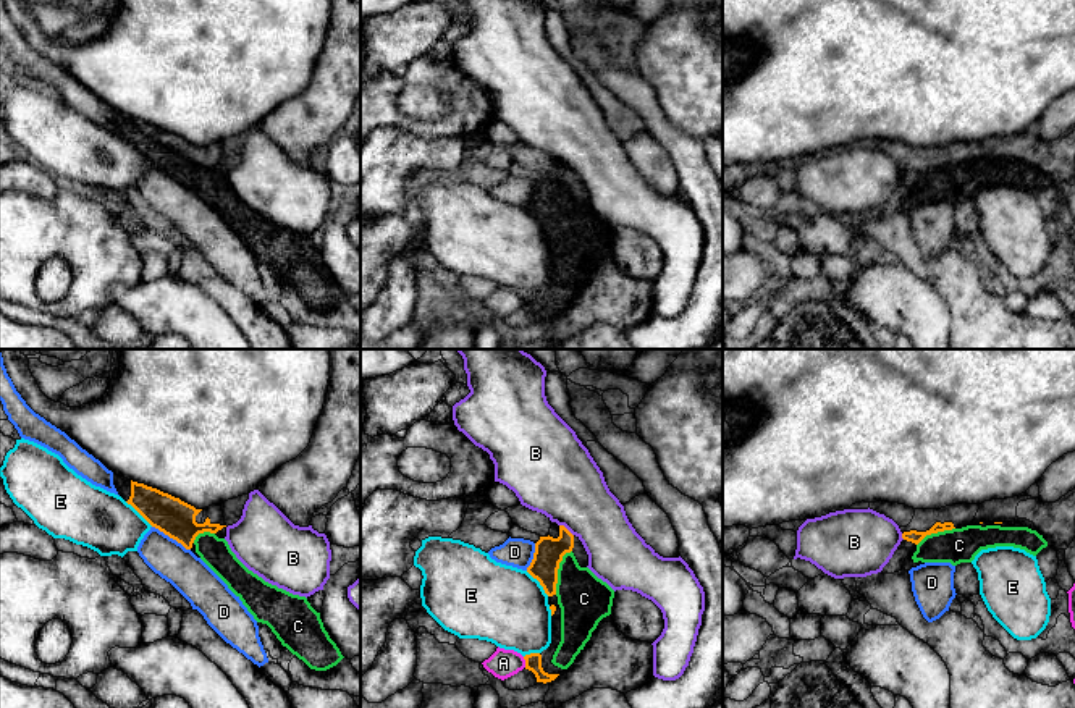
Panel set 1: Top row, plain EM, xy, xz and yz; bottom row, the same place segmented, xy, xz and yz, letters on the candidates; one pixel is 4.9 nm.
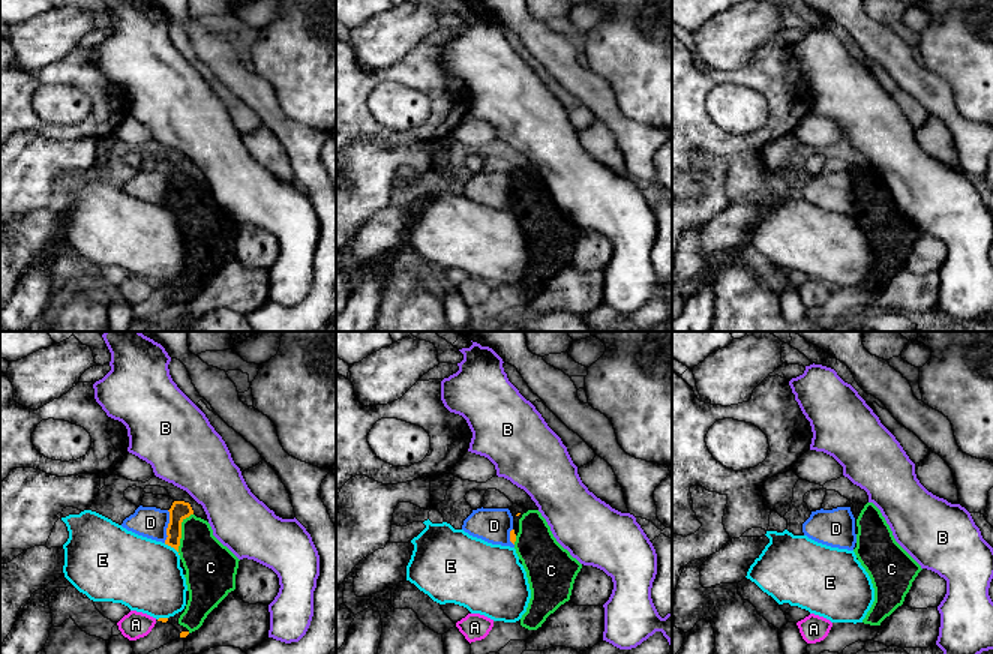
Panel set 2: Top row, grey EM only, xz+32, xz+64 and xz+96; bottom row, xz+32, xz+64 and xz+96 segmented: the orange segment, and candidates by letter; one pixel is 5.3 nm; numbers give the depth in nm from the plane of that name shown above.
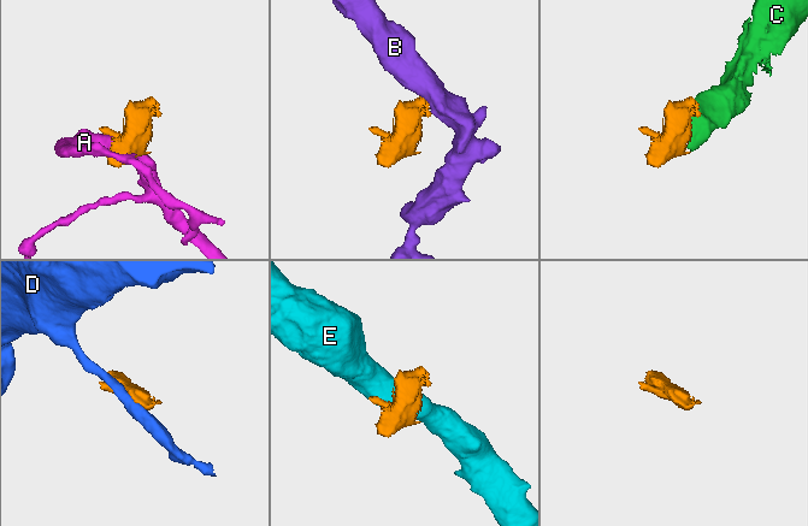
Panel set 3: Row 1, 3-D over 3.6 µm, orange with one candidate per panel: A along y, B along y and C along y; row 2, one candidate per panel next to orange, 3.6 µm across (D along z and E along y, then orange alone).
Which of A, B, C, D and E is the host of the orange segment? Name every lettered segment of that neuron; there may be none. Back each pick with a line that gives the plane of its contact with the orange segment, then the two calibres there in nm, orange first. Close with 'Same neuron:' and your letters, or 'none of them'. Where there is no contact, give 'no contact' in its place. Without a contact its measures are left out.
C: contact in xz; calibres 140 and 260 nm
Same neuron: C

